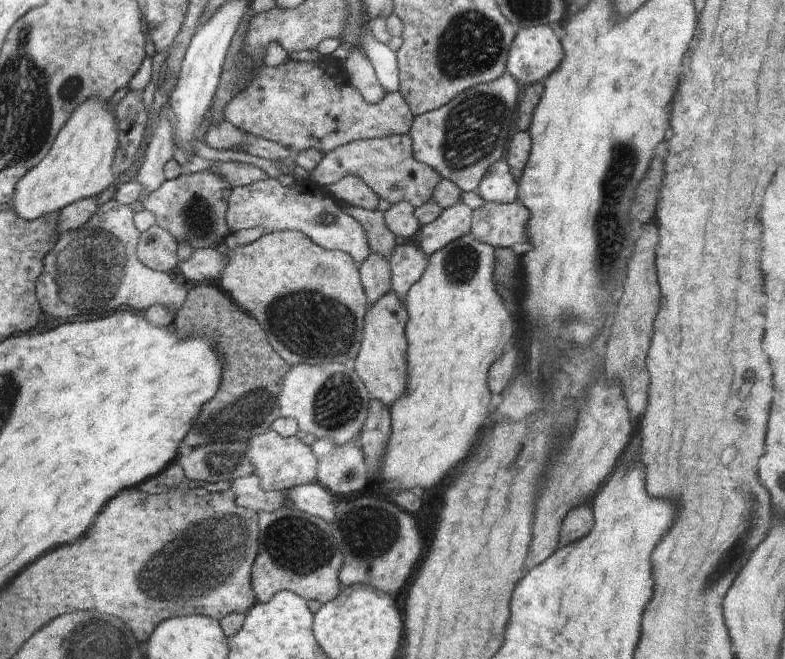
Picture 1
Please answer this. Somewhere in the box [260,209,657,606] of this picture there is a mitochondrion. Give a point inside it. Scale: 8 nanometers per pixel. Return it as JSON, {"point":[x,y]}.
{"point":[291,316]}

